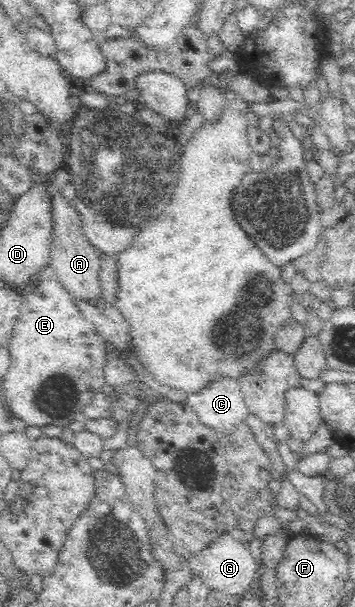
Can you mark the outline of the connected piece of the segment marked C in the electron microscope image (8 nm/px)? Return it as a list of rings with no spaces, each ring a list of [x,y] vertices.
[[[230,378],[216,379],[214,383],[210,383],[205,390],[200,393],[192,393],[184,400],[184,403],[190,406],[190,409],[198,416],[200,423],[206,427],[212,428],[223,435],[232,435],[236,431],[236,427],[246,421],[246,417],[250,415],[247,408],[243,393],[241,392],[239,383]]]

